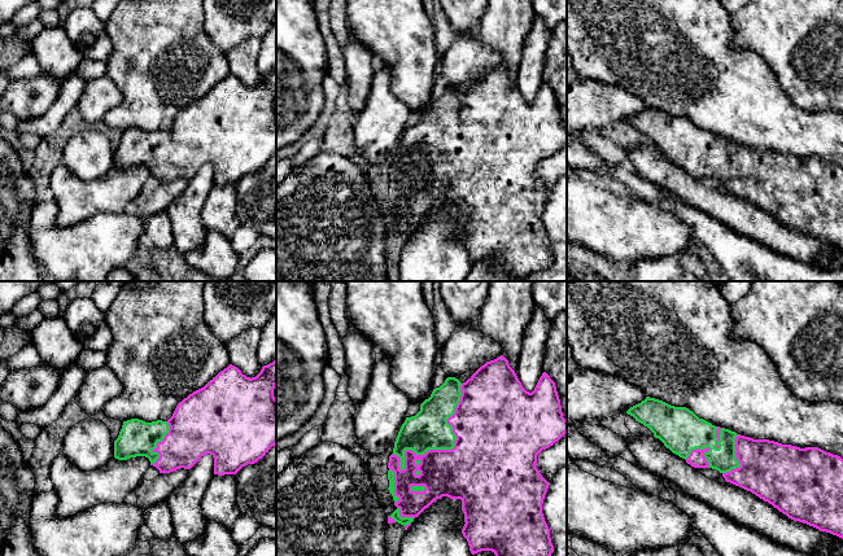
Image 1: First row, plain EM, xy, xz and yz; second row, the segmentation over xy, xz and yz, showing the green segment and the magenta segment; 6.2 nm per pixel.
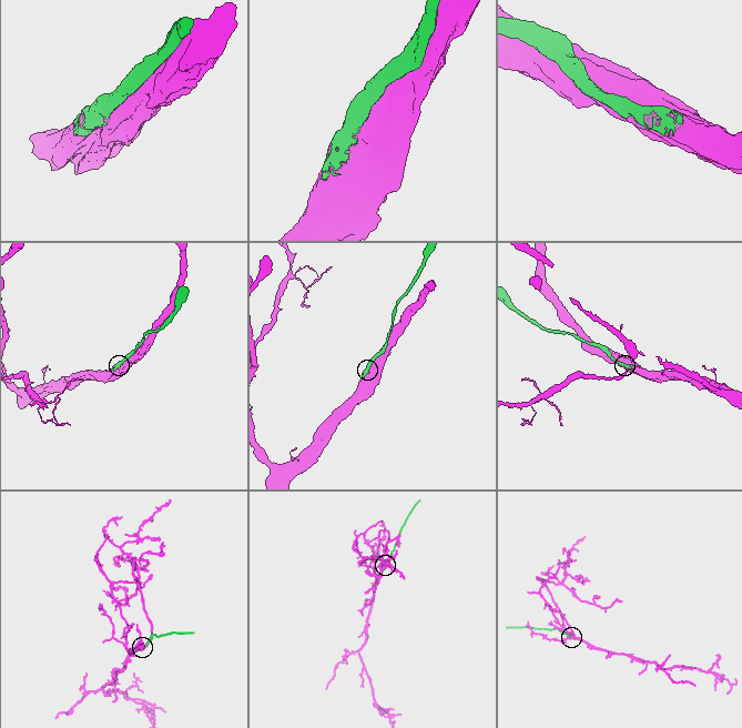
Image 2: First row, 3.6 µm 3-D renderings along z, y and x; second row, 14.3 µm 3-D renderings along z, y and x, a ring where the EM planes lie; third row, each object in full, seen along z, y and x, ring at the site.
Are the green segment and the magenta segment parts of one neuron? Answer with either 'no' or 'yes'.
yes

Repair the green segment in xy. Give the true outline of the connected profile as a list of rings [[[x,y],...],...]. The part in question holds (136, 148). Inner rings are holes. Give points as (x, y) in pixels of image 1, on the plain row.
[[[276,69],[263,75],[261,82],[252,88],[243,84],[237,76],[230,74],[204,97],[179,111],[167,131],[145,132],[139,128],[123,131],[119,145],[114,150],[114,167],[127,170],[130,167],[145,166],[160,183],[170,183],[180,178],[191,179],[204,165],[210,163],[214,167],[214,184],[236,184],[243,176],[257,172],[276,154],[275,96]]]

